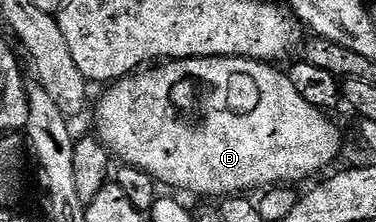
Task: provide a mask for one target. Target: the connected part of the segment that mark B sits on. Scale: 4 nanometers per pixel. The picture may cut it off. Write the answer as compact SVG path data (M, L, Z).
M184 57L181 59L170 59L165 63L158 63L155 69L147 68L145 71L135 71L130 74L128 77L121 78L109 86L110 89L102 98L98 101L98 114L95 115L94 121L98 124L98 130L96 130L96 136L107 149L110 150L111 154L119 162L125 163L127 165L132 165L134 167L140 167L148 175L152 175L155 179L155 182L159 186L165 187L165 185L171 185L174 189L183 189L186 193L199 193L202 197L218 197L217 199L225 199L231 195L246 195L251 191L249 189L258 189L261 185L266 185L265 187L282 187L287 183L294 183L290 181L302 181L305 177L310 177L313 173L318 173L338 152L342 149L342 133L329 121L327 114L323 110L312 107L312 103L307 103L300 94L296 91L296 87L292 87L289 76L285 72L277 73L275 66L273 64L267 63L265 61L250 61L246 57Z

